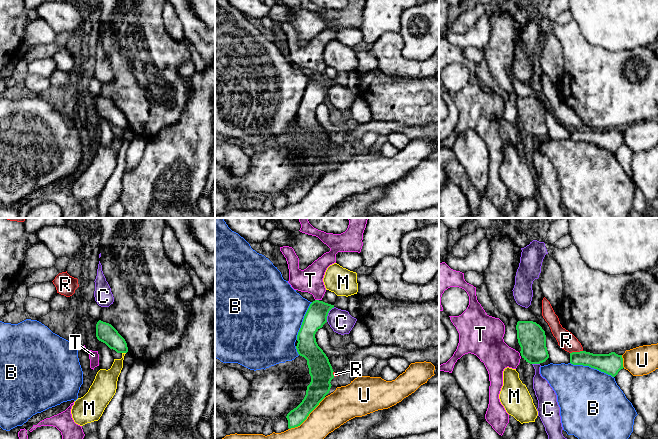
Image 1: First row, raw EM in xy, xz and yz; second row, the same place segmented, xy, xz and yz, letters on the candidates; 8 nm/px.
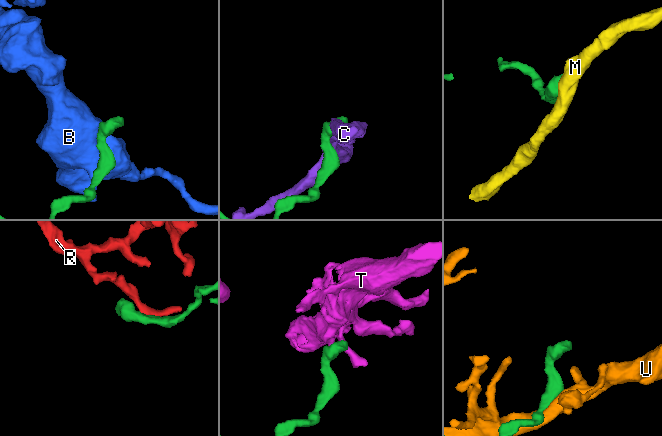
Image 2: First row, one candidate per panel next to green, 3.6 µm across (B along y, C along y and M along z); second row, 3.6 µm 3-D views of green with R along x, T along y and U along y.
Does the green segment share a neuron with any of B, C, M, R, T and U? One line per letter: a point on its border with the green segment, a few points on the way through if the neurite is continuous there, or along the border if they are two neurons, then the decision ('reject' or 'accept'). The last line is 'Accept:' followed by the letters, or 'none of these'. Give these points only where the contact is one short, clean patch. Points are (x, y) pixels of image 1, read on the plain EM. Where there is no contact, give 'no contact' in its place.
B: meets green in yz at (592, 143); reject
C: meets green in xz at (327, 90); border along xz (334, 83), (329, 87), (326, 97); reject
M: meets green in xy at (124, 128); border along xy (122, 128), (125, 129); reject
R: meets green in yz at (576, 128); border along yz (582, 126), (570, 129); reject
T: meets green in xz at (317, 76); border along xz (315, 75), (318, 76); reject
U: meets green in xz at (308, 191); reject
Accept: none of these

